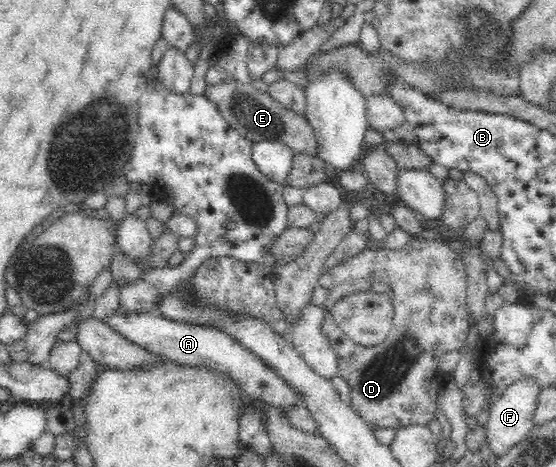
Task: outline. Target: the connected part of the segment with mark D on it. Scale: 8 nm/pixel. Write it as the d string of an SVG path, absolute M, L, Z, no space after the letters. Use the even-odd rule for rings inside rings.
M420 237L418 239L410 238L405 244L405 247L401 248L401 250L394 250L389 248L372 250L369 249L369 247L366 247L365 249L361 250L361 252L359 252L357 256L350 256L347 257L345 260L340 261L333 268L329 269L328 272L332 276L332 288L329 290L328 297L322 304L324 310L323 333L325 333L325 336L328 338L331 350L333 350L333 352L335 352L335 354L337 355L337 362L339 365L338 374L342 376L351 387L350 402L354 404L354 410L358 412L361 418L370 427L374 425L396 430L398 428L406 427L409 425L428 425L431 420L436 418L436 412L439 411L439 409L437 409L438 405L436 404L435 400L438 399L438 393L440 392L440 389L442 388L442 385L444 383L444 374L442 374L440 368L438 367L440 356L444 352L461 350L461 348L463 348L463 345L466 343L467 334L469 333L470 312L467 304L468 280L466 273L466 264L463 262L462 253L459 249L459 246L448 243L445 240L427 240L423 237ZM373 284L380 284L382 288L384 288L384 286L391 286L388 294L394 294L393 300L391 300L394 310L392 328L391 331L388 333L387 338L381 344L375 346L357 345L351 339L347 338L347 336L343 335L340 329L335 325L334 318L332 317L332 308L333 306L335 306L335 303L339 299L343 299L348 297L349 295L360 293L363 291L372 292Z

